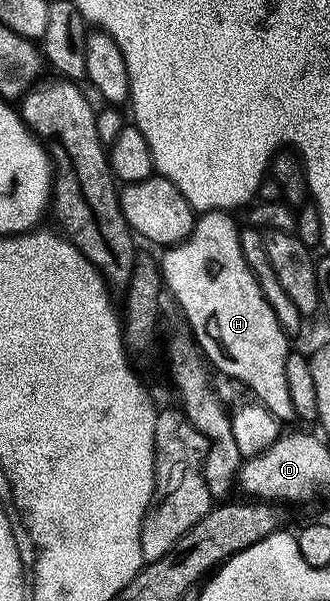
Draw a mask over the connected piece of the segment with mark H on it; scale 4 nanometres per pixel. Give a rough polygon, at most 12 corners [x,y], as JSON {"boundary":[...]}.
{"boundary":[[230,211],[161,256],[212,369],[294,421],[289,337]]}

